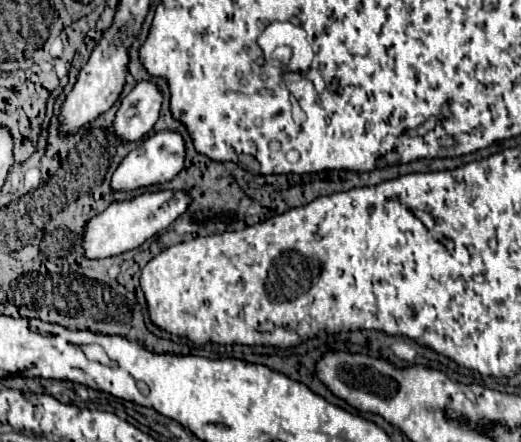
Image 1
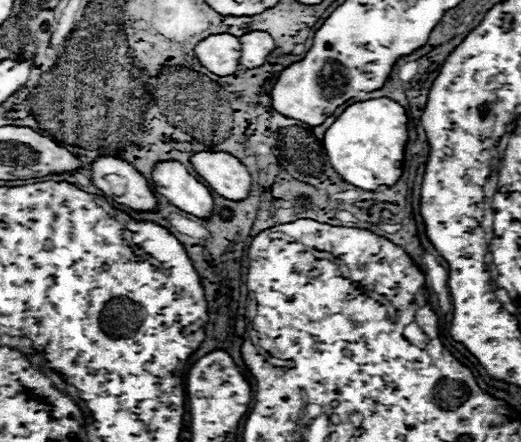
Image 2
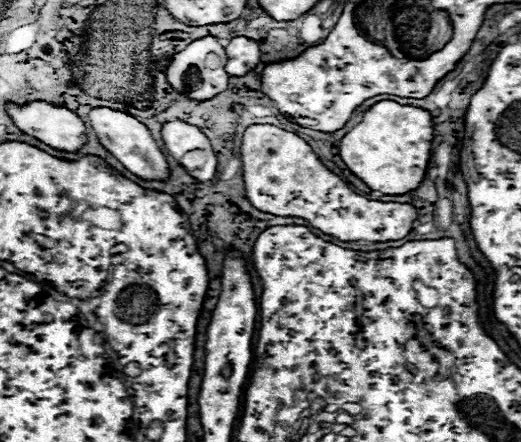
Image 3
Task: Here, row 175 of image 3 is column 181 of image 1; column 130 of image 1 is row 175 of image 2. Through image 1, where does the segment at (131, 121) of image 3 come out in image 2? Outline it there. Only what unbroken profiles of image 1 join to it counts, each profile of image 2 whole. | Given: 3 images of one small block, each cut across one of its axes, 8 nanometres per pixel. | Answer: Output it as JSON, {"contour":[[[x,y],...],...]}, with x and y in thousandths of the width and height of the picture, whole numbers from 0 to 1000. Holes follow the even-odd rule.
{"contour":[[[338,362],[299,367],[292,385],[292,421],[326,462],[342,466],[349,480],[399,493],[411,475],[407,439],[392,416],[384,416],[361,385]]]}

